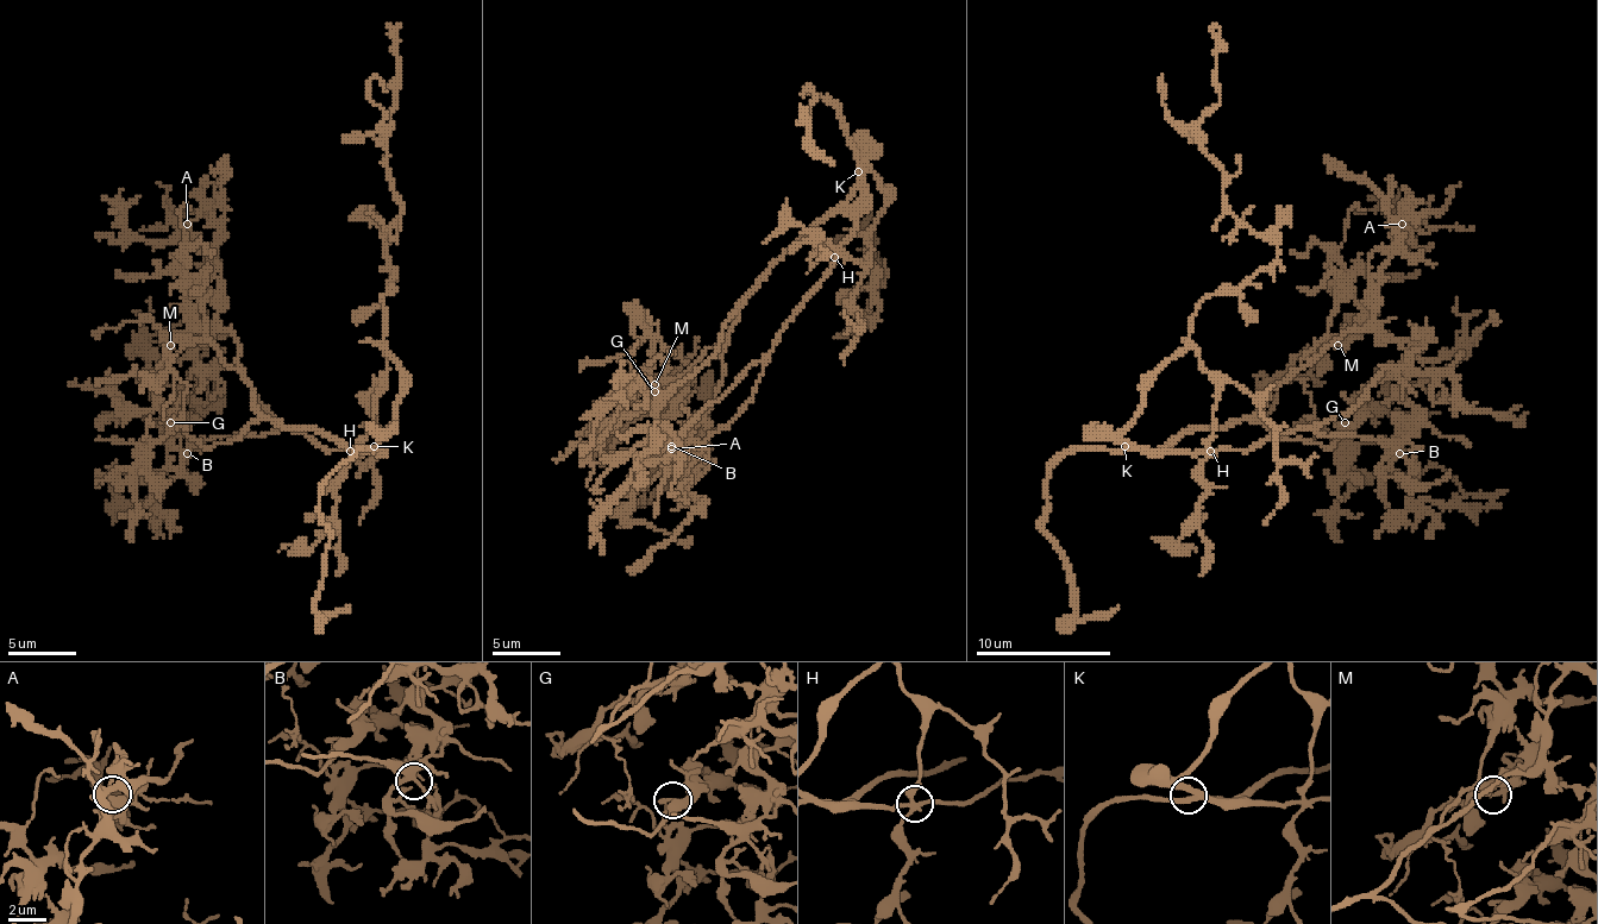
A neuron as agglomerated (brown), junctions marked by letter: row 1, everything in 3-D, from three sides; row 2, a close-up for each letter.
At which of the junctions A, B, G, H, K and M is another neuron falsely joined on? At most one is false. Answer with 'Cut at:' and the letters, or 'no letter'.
Cut at: no letter

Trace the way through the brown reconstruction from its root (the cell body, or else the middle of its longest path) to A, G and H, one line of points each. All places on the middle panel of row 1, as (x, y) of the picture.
A: (827, 270), (779, 334), (743, 408), (702, 442), (682, 452), (685, 439), (706, 422), (671, 448)
G: (827, 270), (854, 226), (840, 212), (823, 215), (770, 270), (691, 375), (655, 391)
H: (827, 270), (834, 256)

